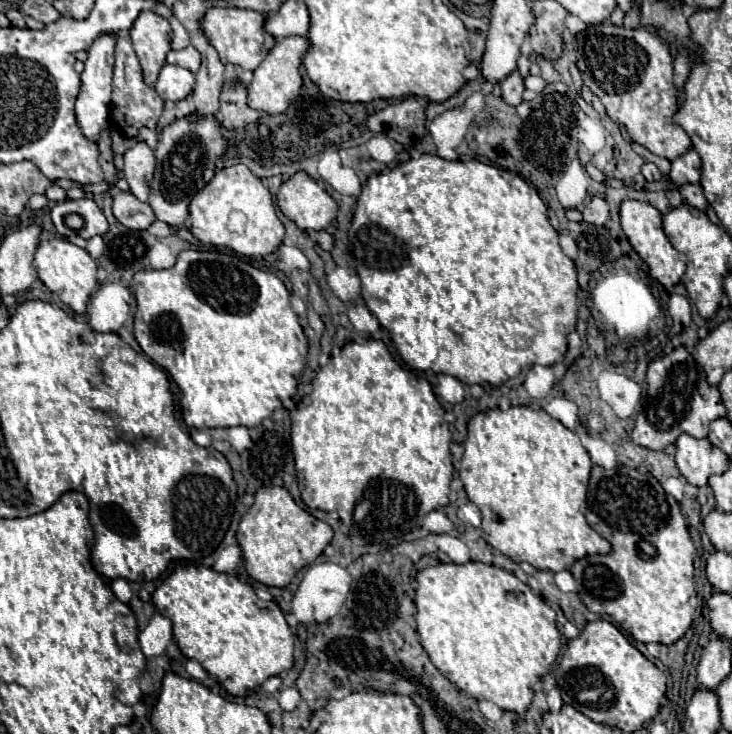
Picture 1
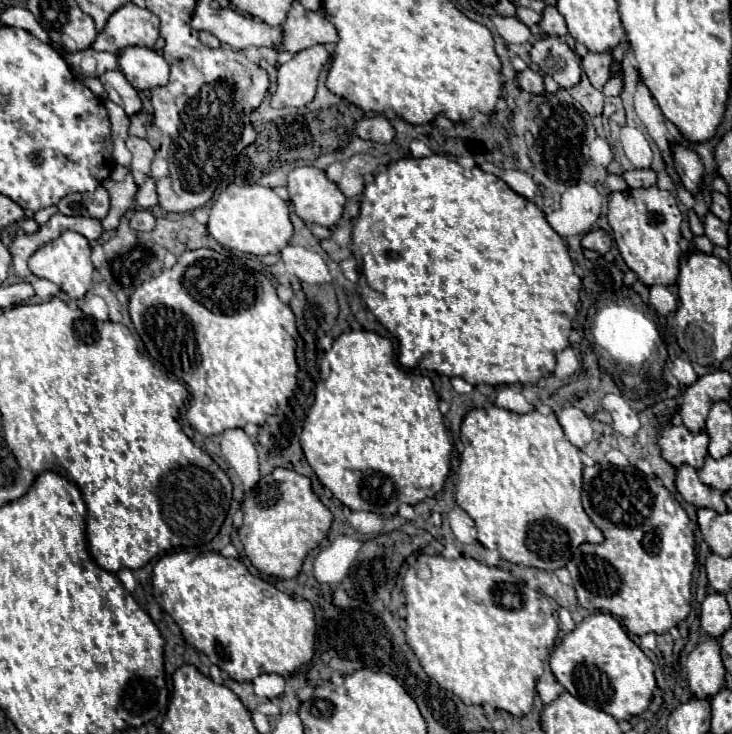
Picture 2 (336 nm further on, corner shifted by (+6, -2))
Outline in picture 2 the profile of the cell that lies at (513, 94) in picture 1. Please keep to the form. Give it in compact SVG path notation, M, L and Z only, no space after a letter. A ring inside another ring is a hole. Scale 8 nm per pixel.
M526 68L524 72L518 74L518 84L520 88L524 88L526 92L532 92L532 94L544 94L544 82L542 82L542 76L530 68Z

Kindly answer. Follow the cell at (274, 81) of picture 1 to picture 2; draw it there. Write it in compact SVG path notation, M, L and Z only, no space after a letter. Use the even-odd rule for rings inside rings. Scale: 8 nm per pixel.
M322 44L298 52L290 62L278 68L278 88L272 96L274 108L308 106L314 100L320 72L328 64L330 54Z

